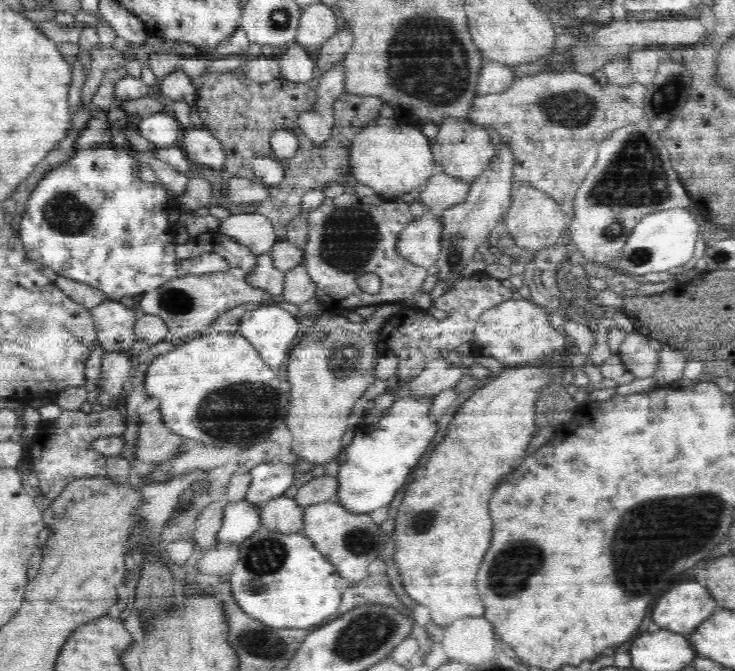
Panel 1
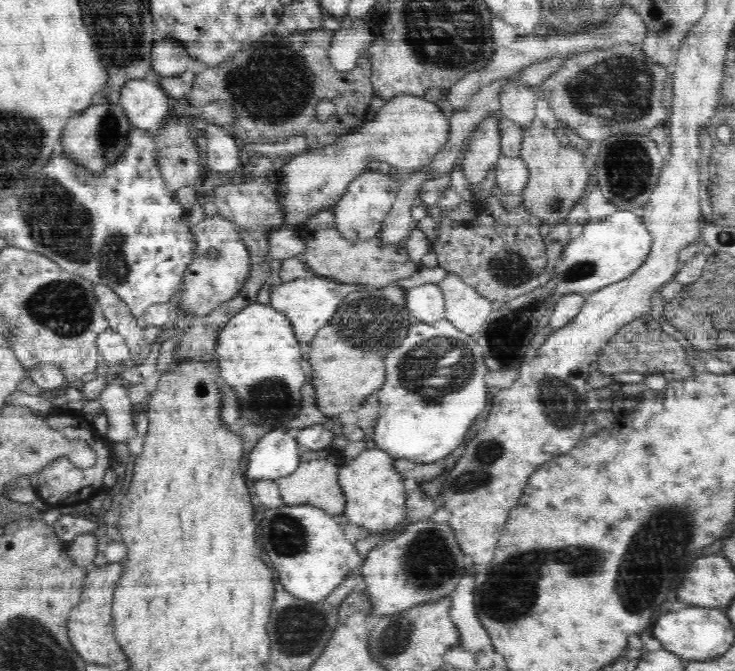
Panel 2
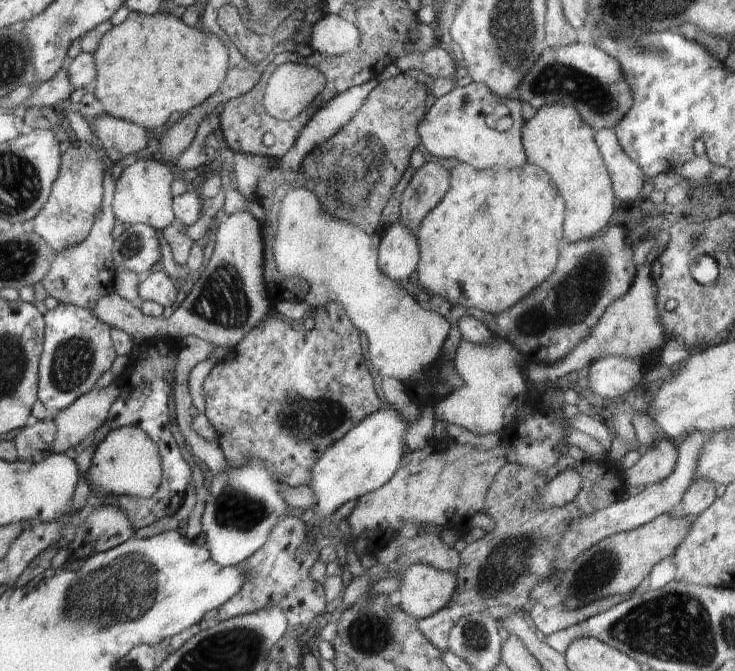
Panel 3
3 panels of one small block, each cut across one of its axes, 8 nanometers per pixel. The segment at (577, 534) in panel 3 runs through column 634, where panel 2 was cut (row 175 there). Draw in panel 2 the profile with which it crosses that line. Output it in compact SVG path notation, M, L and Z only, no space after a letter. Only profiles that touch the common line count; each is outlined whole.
M501 156L495 164L495 188L507 191L508 194L522 195L529 179L526 163L518 156L508 158Z

